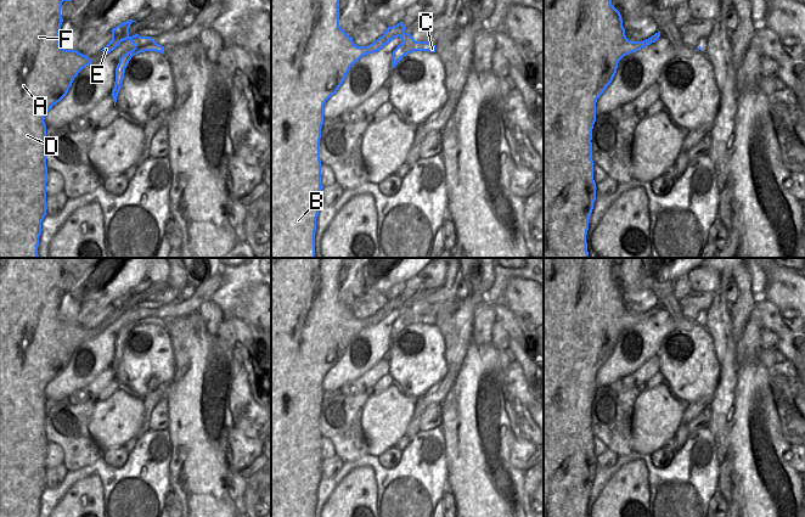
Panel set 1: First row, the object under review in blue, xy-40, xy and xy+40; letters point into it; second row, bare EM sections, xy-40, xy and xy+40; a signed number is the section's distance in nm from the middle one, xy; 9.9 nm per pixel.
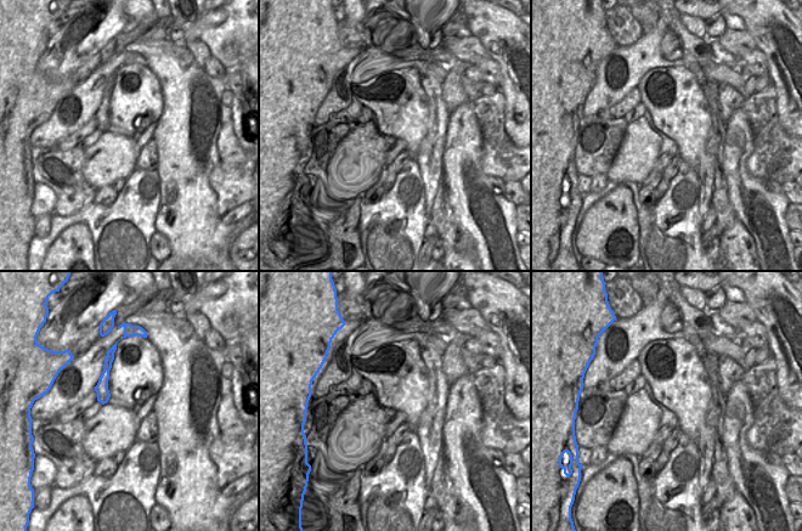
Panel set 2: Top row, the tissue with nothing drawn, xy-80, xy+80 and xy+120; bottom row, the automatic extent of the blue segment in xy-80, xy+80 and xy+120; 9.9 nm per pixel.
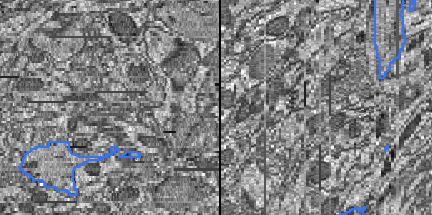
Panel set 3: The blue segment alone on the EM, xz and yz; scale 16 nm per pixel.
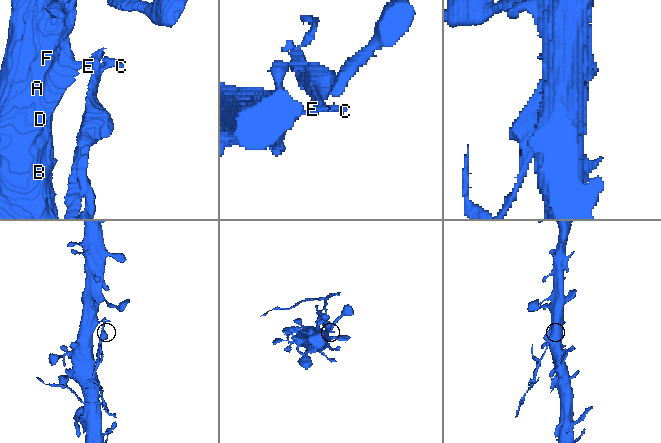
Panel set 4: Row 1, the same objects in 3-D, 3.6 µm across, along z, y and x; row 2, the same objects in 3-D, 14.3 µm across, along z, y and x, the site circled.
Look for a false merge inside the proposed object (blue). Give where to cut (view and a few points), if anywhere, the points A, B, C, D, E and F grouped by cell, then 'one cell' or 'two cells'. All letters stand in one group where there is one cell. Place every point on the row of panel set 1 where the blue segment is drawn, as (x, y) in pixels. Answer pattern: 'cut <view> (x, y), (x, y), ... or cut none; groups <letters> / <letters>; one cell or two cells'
cut xy (371, 44), (367, 52); groups A B D F / C E; two cells

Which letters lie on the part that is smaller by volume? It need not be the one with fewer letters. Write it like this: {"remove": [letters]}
{"remove": ["C", "E"]}

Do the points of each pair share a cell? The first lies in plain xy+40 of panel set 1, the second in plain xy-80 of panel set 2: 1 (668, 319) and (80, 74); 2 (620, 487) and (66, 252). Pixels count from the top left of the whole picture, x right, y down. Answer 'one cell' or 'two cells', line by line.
1: two cells
2: one cell

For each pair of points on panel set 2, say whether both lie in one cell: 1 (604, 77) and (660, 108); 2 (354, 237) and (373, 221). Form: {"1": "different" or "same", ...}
{"1": "different", "2": "different"}

